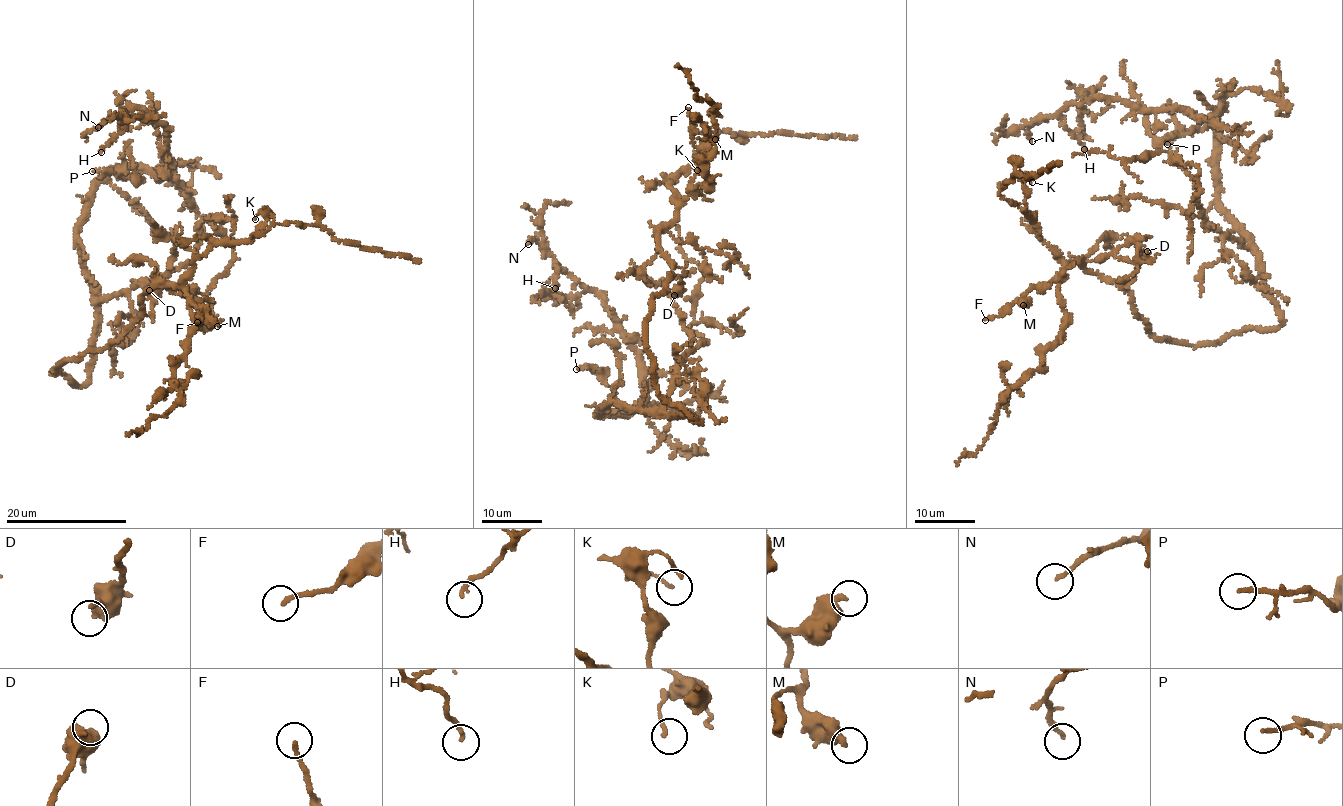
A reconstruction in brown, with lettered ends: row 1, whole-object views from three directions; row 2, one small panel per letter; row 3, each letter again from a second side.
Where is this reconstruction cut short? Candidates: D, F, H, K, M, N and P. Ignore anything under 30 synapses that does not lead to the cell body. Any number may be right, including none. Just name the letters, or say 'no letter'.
D

